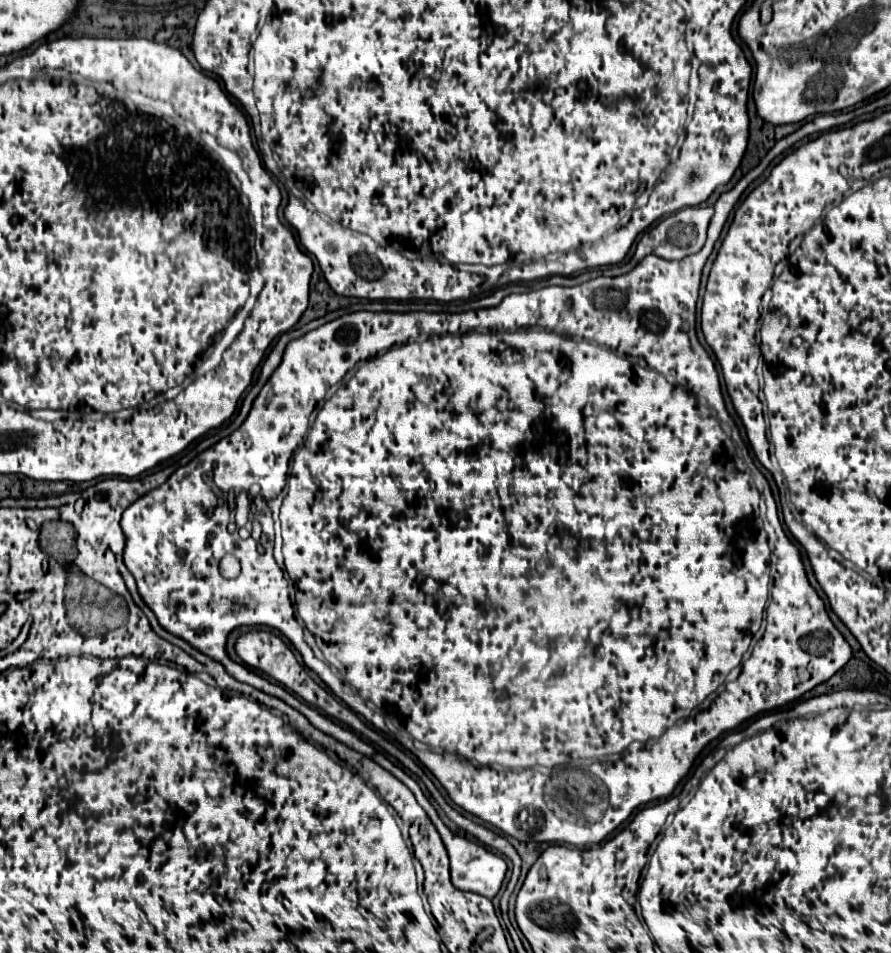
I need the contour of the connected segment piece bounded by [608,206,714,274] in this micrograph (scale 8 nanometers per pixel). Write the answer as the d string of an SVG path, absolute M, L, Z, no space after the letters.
M692 206L692 208L682 208L674 214L670 214L668 218L660 220L654 228L646 230L636 246L636 252L634 256L630 258L628 264L624 264L622 268L612 268L608 270L610 274L622 274L622 272L628 272L632 270L644 256L648 254L656 254L660 258L666 258L666 260L682 260L684 256L690 256L690 254L696 254L704 242L706 242L706 228L710 224L710 218L714 214L714 208L712 206Z

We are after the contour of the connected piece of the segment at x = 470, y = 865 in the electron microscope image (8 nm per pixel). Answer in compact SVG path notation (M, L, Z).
M376 752L376 754L372 756L372 760L374 760L374 762L378 762L382 768L386 768L388 772L392 772L392 774L402 782L402 784L406 784L406 786L414 792L414 796L416 796L418 804L426 810L426 814L430 816L430 820L432 820L432 822L434 822L434 826L438 828L438 832L440 832L440 836L442 836L442 842L444 842L444 846L446 846L446 850L448 850L448 856L450 856L450 874L452 874L452 884L454 884L456 888L460 888L460 890L468 890L468 892L474 892L474 894L480 894L480 896L486 896L486 898L490 898L490 900L492 900L492 898L498 894L498 890L502 888L502 882L504 882L504 876L506 876L508 864L504 864L504 860L502 860L498 854L489 852L488 848L482 848L480 844L476 844L476 842L472 842L472 840L466 840L466 838L460 838L460 836L452 834L444 822L442 822L436 810L434 810L434 807L428 801L417 782L404 770L397 767L396 764L393 764L386 756L382 755L380 752Z

